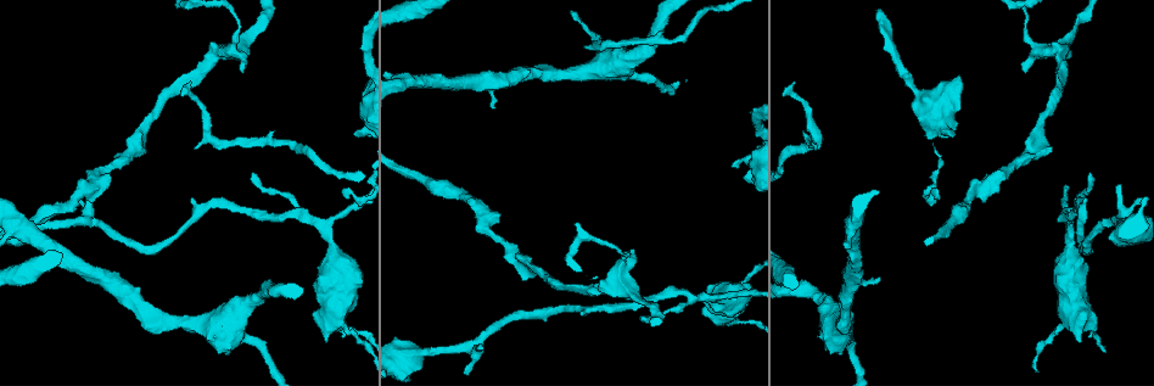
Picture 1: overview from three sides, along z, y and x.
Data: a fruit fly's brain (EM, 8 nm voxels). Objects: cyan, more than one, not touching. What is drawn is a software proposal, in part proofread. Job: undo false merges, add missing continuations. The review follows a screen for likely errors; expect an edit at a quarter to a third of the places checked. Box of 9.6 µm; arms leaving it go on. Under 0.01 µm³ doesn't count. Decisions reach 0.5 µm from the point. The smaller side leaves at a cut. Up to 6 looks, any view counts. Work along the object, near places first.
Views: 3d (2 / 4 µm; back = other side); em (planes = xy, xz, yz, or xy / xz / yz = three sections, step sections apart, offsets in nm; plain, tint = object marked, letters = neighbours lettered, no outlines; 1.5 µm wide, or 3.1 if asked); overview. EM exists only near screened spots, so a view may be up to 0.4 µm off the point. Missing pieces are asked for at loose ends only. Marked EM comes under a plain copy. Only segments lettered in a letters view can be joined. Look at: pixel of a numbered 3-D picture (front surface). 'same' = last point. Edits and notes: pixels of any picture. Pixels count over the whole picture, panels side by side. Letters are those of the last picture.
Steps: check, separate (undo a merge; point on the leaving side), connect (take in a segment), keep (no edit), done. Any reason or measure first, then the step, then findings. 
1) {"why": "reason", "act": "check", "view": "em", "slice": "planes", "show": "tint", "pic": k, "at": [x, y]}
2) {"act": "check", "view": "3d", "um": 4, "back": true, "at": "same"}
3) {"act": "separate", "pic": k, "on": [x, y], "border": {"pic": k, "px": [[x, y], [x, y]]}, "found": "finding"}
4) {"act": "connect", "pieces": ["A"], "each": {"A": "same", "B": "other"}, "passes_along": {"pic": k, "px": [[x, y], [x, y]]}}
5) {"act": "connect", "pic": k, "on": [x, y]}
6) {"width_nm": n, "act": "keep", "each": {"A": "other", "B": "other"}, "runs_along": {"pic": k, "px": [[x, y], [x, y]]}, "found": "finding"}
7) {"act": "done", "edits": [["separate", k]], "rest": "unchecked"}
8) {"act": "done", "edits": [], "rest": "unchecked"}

{"why": "branch stops here", "act": "check", "view": "em", "slice": "planes", "show": "letters", "pic": 1, "at": [644, 316]}

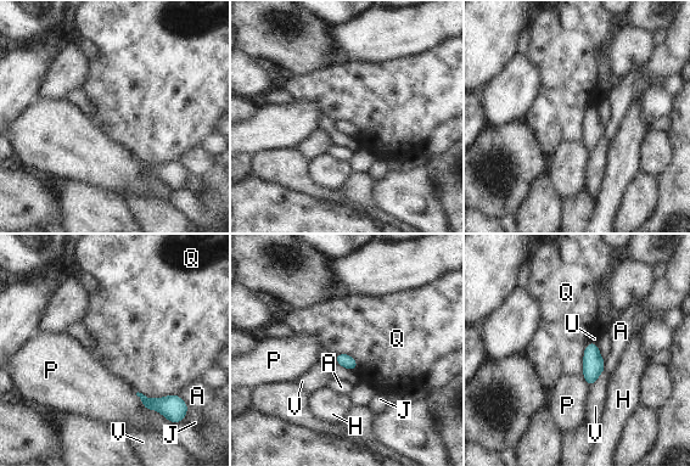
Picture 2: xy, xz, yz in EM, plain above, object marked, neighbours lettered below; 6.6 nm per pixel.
{"act": "keep", "each": {"A": "other", "H": "other", "J": "other", "P": "other", "Q": "other", "U": "other", "V": "other"}, "border": {"pic": 2, "px": [[138, 391], [151, 398], [175, 393]]}, "found": "no lettered segment goes on from it"}

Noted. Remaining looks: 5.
{"why": "an open end", "act": "check", "view": "3d", "um": 4, "back": true, "pic": 1, "at": [1121, 187]}

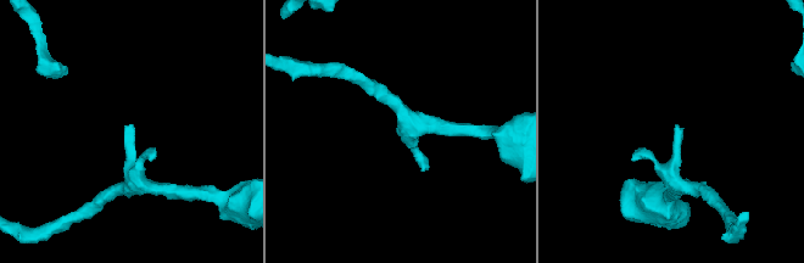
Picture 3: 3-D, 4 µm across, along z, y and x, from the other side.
{"act": "check", "view": "em", "slice": "xz", "step": 4, "show": "tint", "pic": 3, "at": [131, 127]}

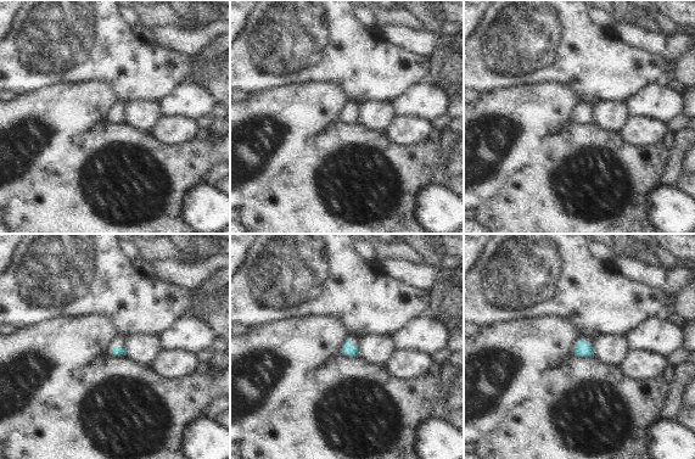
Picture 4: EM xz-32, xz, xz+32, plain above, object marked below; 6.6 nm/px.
{"why": "another direction", "act": "check", "view": "em", "slice": "planes", "show": "letters", "at": "same"}

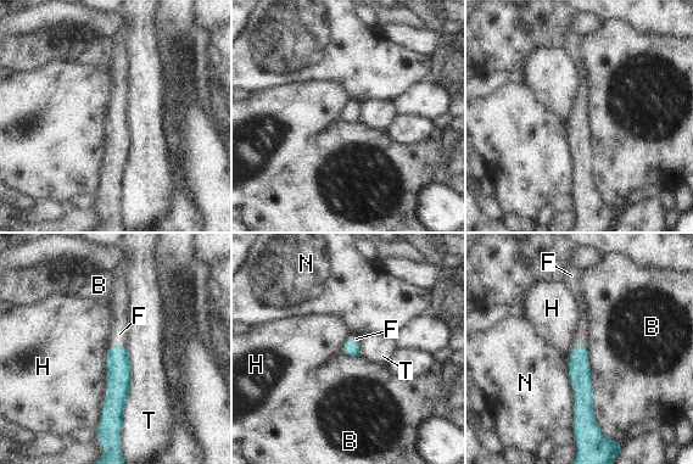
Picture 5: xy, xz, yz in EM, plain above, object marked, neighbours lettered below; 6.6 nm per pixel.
{"act": "connect", "pieces": ["F"], "each": {"B": "other", "F": "same", "H": "other", "N": "other", "T": "other"}, "passes_along": {"pic": 5, "px": [[350, 348], [351, 339], [356, 339]]}, "found": "it goes on there"}

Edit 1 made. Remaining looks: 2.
{"act": "done", "edits": [["connect", 5]], "rest": "unchecked"}

